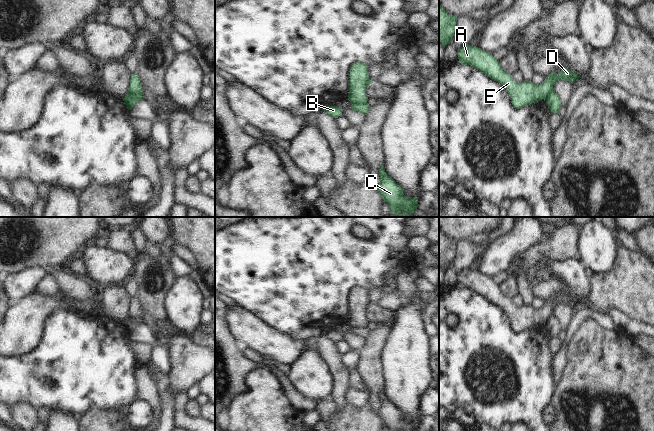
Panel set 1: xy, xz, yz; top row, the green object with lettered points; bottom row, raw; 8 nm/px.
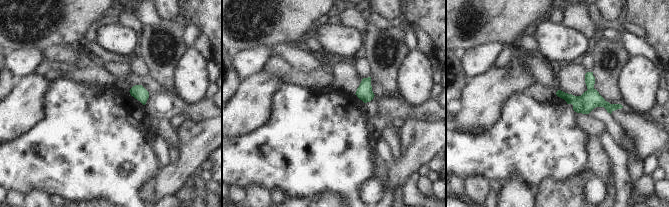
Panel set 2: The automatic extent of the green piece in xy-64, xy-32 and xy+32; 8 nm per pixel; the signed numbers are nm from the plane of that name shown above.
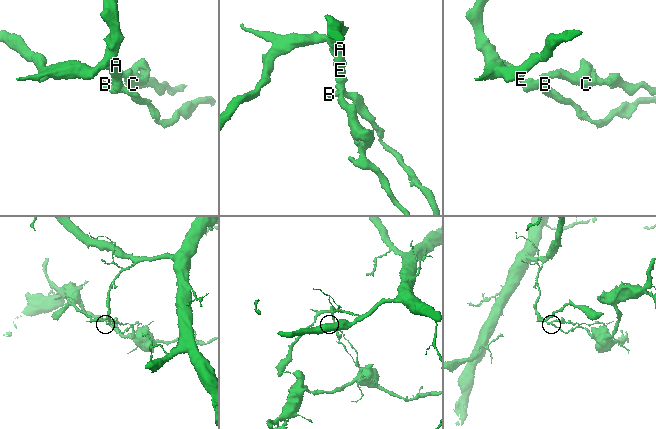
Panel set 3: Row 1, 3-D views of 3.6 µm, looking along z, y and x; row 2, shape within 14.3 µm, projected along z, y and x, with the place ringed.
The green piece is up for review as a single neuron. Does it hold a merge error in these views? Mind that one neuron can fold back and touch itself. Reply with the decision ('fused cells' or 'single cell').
fused cells

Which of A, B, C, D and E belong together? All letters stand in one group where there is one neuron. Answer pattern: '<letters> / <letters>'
A C D E / B

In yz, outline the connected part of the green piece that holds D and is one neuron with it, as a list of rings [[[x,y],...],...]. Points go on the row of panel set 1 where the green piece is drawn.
[[[471,45],[464,46],[458,52],[458,59],[462,65],[471,65],[494,81],[501,83],[508,90],[508,94],[512,98],[512,105],[516,109],[542,99],[546,100],[553,85],[559,80],[574,83],[579,79],[578,74],[565,67],[558,74],[551,72],[540,85],[535,85],[532,81],[517,83],[512,75],[506,74],[502,70],[500,62],[492,54]]]

